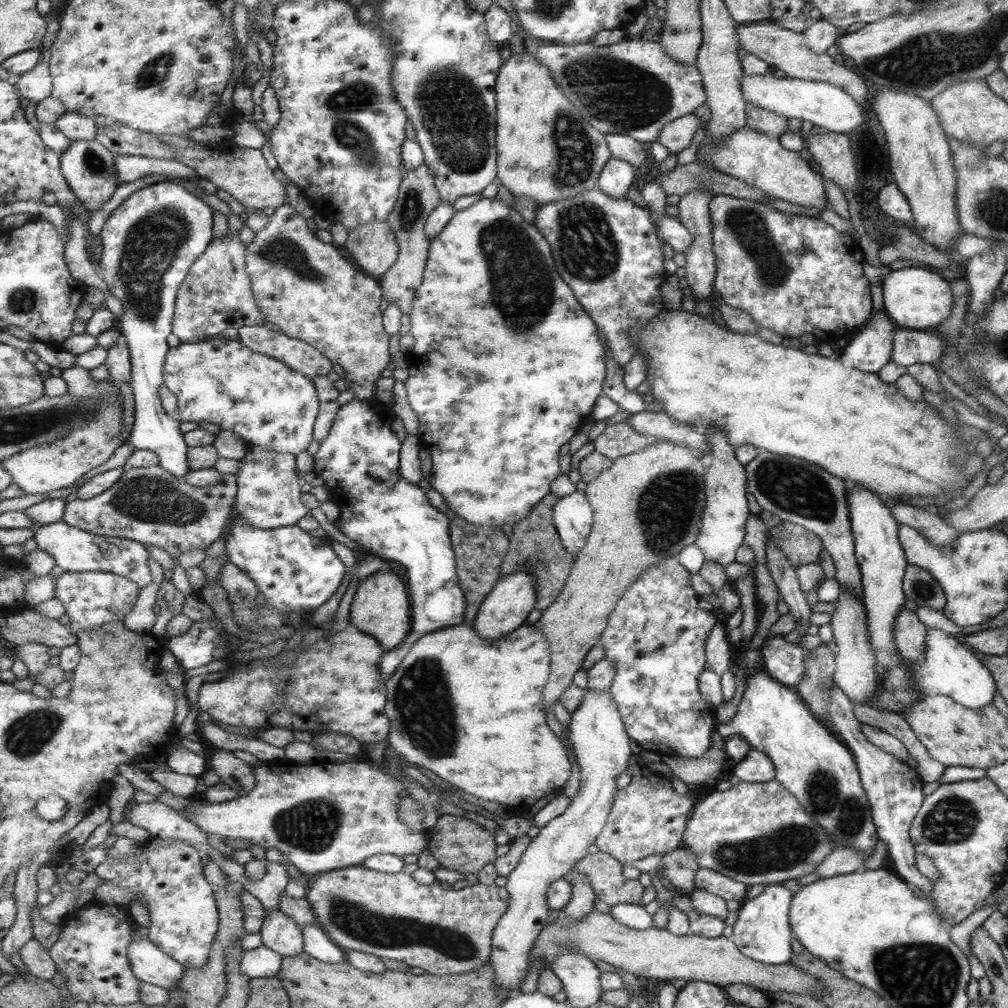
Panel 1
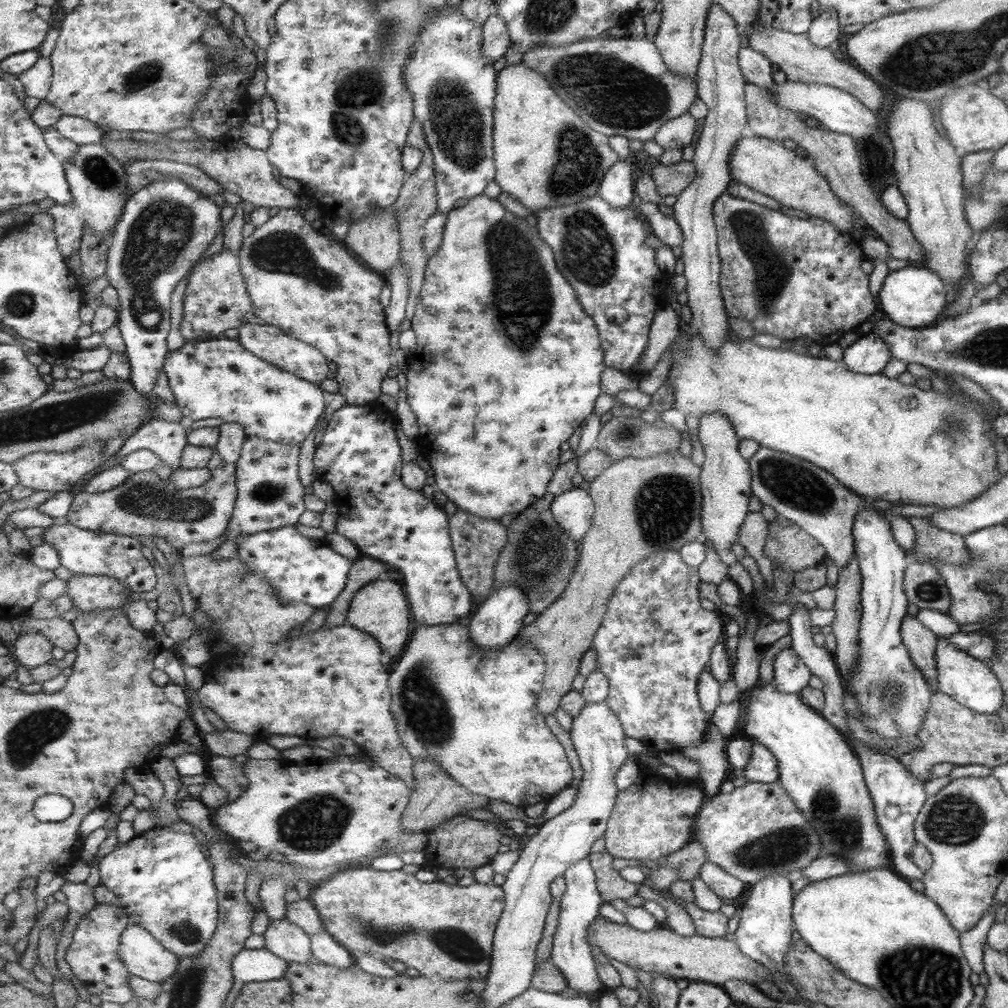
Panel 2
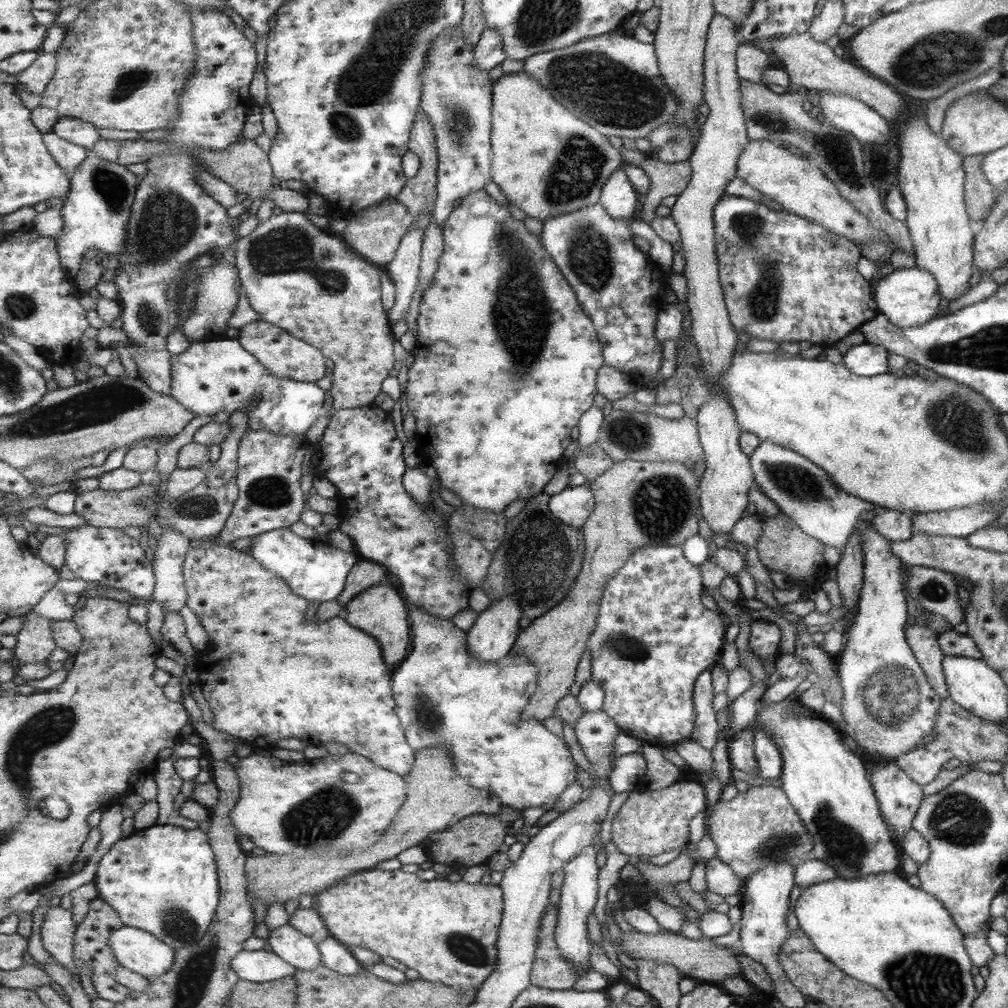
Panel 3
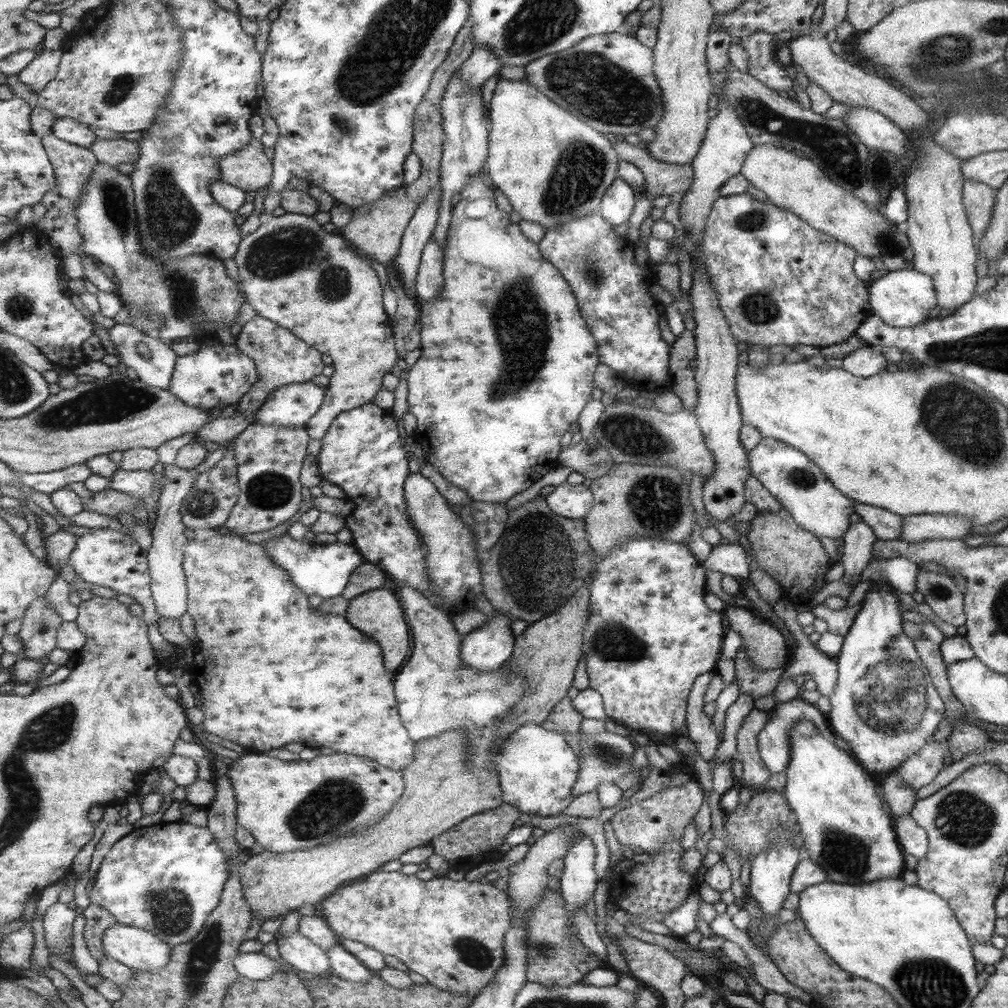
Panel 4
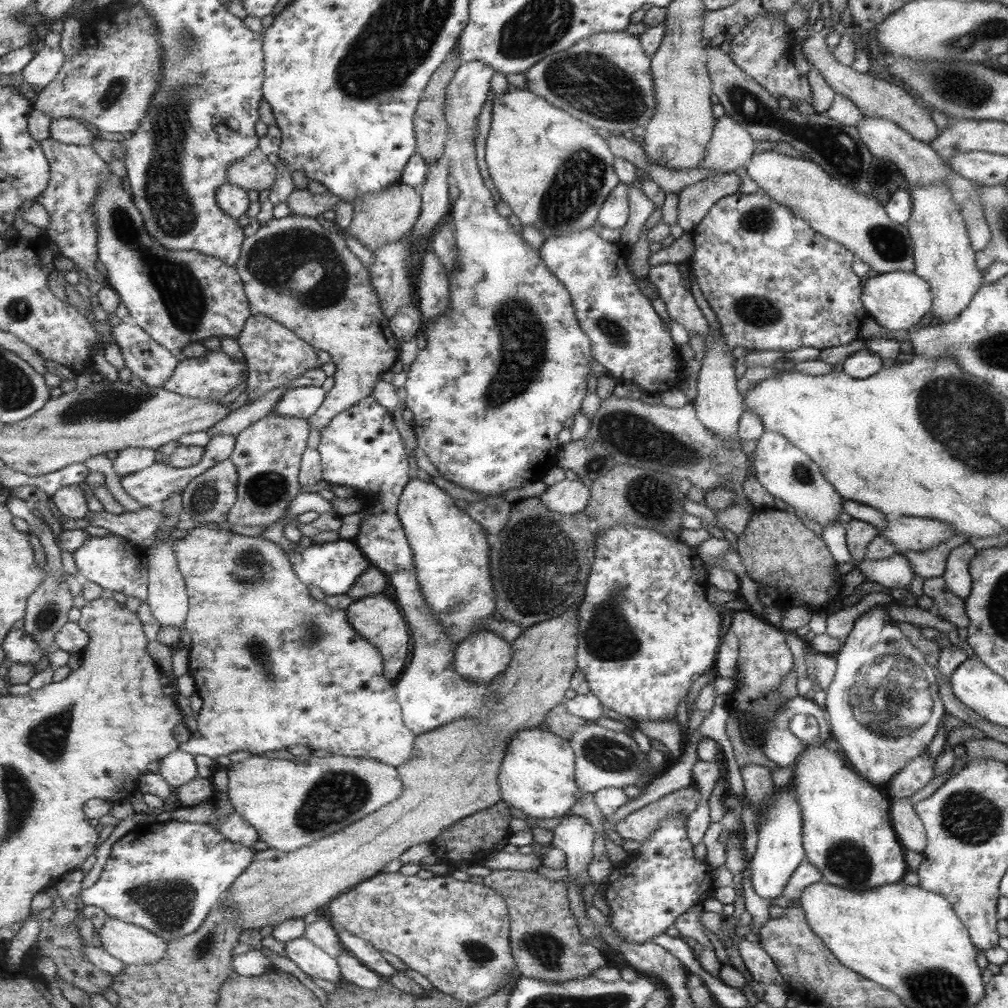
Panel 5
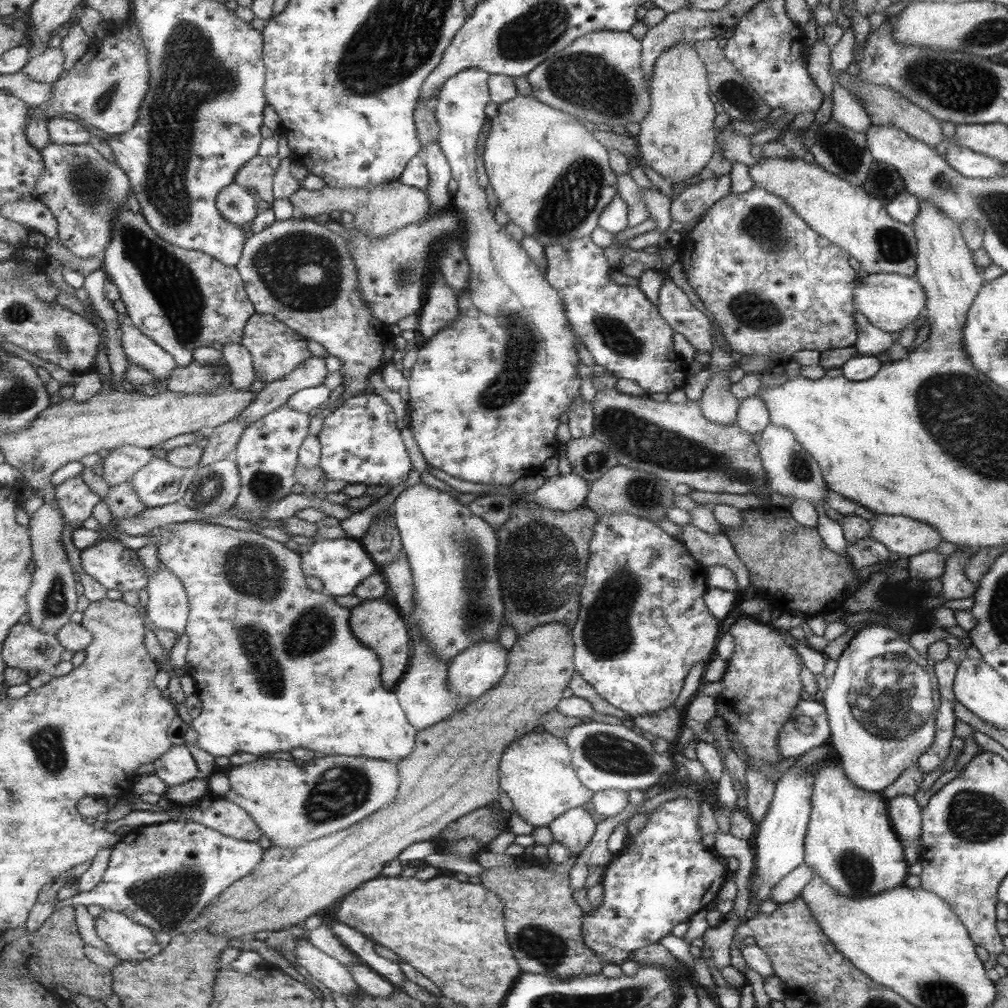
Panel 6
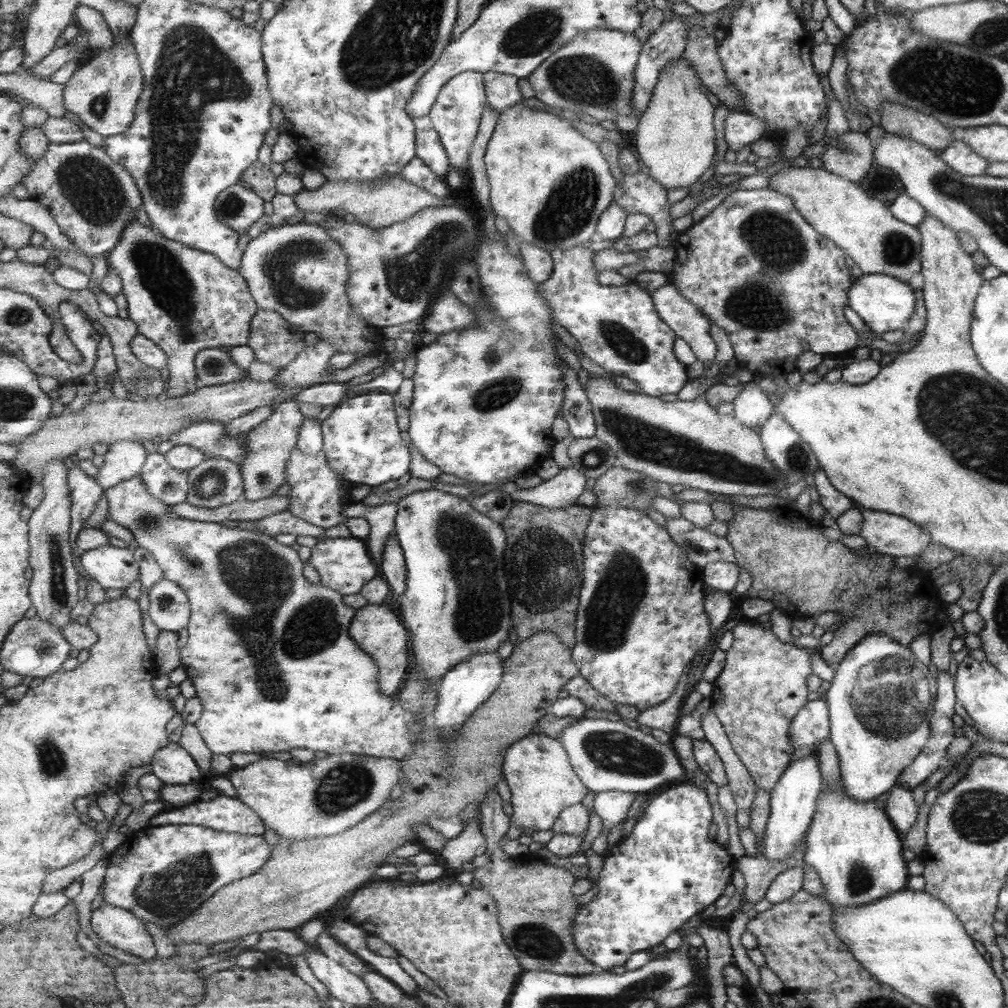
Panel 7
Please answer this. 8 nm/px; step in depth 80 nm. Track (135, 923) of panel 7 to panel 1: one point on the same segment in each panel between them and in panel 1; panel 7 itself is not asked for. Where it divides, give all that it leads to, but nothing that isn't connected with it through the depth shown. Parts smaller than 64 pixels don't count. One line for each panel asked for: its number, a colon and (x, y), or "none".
1: (151, 964)
2: (146, 957)
3: (138, 950)
4: (139, 949)
5: (135, 946)
6: (127, 940)

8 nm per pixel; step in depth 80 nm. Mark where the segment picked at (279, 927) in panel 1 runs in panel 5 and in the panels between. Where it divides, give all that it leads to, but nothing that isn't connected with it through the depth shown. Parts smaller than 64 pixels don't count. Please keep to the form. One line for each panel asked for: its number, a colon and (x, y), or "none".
2: (285, 939)
3: (300, 950)
4: (296, 949)
5: (314, 961)

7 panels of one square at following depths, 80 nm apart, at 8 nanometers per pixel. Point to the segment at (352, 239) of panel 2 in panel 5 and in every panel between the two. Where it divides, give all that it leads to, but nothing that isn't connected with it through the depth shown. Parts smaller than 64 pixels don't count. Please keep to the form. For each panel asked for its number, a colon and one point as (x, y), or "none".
3: (376, 233)
4: (377, 229)
5: (388, 216)

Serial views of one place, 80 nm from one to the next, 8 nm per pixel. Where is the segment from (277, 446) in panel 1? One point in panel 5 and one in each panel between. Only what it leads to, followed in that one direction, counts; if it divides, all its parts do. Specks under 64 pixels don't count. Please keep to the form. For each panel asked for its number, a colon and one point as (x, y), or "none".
2: (219, 378)
3: (214, 376)
4: (218, 374)
5: (211, 377)

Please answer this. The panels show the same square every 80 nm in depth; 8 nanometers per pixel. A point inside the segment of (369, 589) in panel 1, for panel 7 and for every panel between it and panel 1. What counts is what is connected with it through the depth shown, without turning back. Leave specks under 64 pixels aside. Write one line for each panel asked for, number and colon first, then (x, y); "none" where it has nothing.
2: (381, 608)
3: (381, 611)
4: (377, 613)
5: (377, 618)
6: (378, 625)
7: (379, 631)

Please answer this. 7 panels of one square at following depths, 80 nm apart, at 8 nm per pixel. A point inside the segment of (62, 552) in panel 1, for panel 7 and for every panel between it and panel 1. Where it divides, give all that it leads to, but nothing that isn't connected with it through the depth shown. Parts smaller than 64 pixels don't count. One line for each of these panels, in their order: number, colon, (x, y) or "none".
2: (83, 552)
3: (108, 556)
4: (111, 558)
5: (116, 563)
6: (117, 567)
7: (113, 567)

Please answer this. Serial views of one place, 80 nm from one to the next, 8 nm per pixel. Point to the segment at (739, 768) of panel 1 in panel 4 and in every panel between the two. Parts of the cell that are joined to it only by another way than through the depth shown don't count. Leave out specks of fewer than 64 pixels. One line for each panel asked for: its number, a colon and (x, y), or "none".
2: (761, 767)
3: (768, 762)
4: (772, 740)

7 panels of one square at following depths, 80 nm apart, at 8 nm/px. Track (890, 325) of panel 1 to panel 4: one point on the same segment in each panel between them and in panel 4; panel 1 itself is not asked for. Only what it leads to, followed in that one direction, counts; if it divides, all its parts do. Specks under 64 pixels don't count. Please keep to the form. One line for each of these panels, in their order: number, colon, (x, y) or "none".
2: (869, 354)
3: (866, 360)
4: (868, 361)

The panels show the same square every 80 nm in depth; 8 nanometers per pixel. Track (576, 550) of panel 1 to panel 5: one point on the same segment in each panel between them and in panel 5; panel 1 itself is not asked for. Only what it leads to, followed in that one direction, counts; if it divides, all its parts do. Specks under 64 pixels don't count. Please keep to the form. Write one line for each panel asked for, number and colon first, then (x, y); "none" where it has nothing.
2: (575, 510)
3: (574, 506)
4: (572, 501)
5: (571, 497)

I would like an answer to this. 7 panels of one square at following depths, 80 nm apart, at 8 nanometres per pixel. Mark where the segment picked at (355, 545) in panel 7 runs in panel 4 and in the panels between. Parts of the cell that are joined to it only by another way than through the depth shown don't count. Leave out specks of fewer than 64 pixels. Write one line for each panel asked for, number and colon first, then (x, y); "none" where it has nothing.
4: (316, 568)
5: (333, 566)
6: (341, 564)

